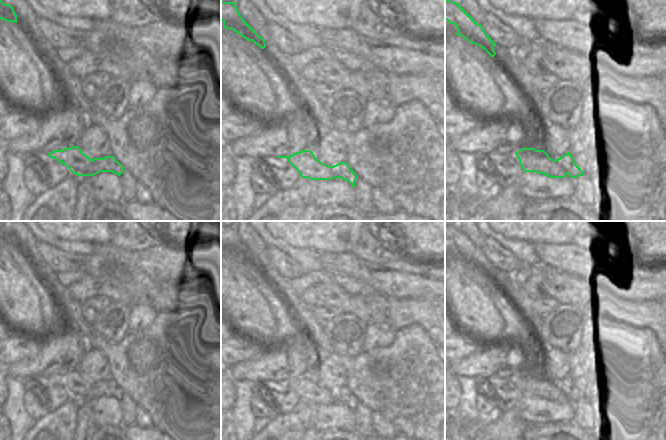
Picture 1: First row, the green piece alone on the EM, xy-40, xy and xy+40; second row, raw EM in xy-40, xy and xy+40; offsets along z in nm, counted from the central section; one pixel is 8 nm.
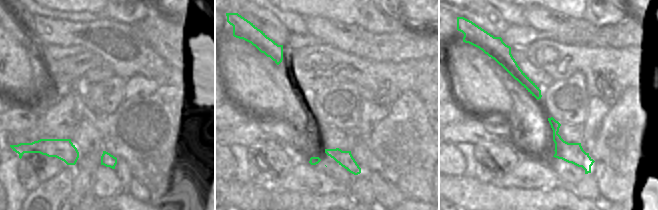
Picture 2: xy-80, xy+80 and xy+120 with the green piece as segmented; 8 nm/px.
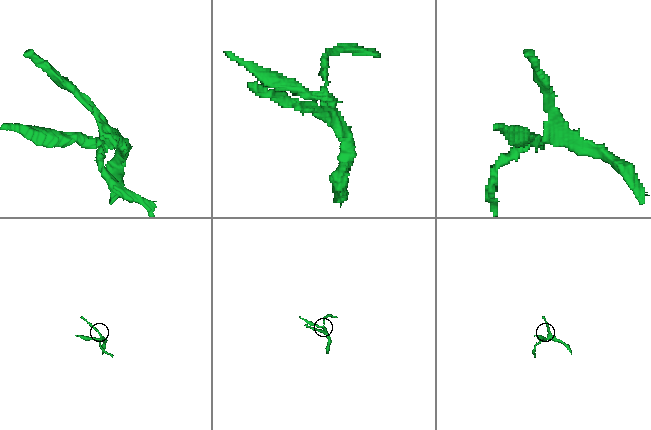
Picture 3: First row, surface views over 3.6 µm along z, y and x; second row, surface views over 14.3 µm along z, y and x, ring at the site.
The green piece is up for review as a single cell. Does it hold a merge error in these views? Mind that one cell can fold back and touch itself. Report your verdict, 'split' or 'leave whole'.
split

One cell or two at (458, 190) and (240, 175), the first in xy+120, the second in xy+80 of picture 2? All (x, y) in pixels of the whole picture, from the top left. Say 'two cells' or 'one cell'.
two cells

